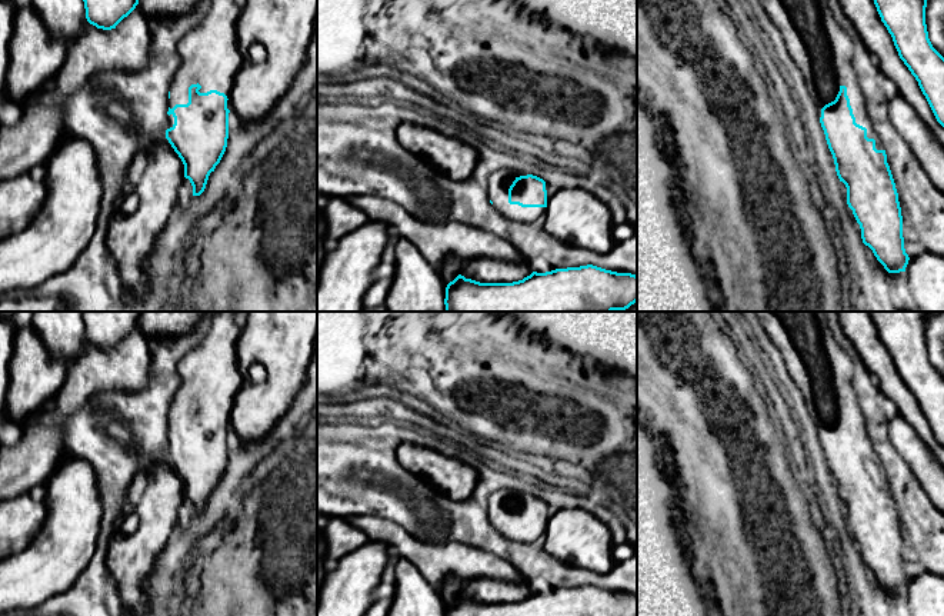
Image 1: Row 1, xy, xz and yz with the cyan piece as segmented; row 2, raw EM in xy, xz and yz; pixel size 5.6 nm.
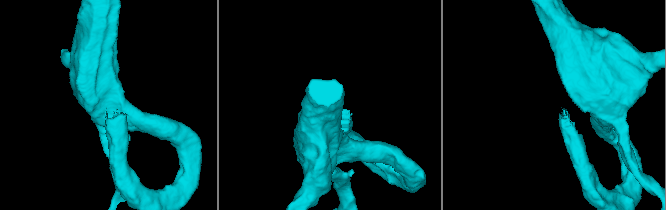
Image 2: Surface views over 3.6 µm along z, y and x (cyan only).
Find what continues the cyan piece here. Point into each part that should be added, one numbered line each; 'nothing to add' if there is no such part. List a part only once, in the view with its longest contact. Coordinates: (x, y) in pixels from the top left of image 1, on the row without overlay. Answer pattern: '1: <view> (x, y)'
1: yz (821, 370)

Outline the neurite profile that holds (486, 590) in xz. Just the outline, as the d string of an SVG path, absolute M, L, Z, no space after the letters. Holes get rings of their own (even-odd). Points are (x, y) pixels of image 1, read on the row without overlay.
M477 577L464 585L460 595L480 603L513 603L531 593L527 583Z

